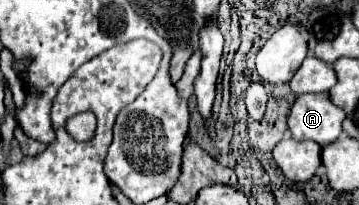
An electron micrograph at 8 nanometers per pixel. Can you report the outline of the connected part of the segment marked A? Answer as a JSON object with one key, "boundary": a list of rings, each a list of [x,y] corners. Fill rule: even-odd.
{"boundary":[[[323,92],[297,96],[287,124],[295,140],[313,140],[321,146],[327,146],[343,132],[343,120],[343,110],[331,102],[327,92]]]}

